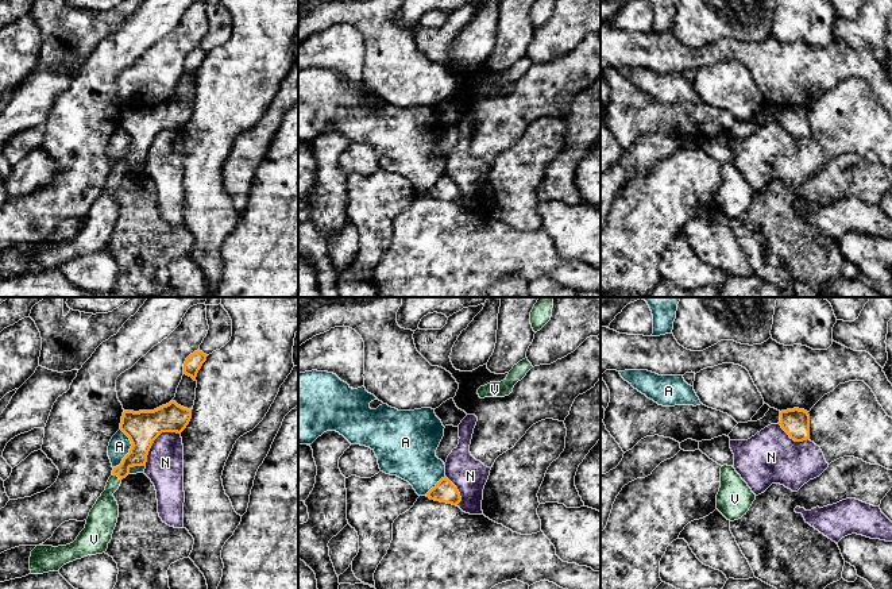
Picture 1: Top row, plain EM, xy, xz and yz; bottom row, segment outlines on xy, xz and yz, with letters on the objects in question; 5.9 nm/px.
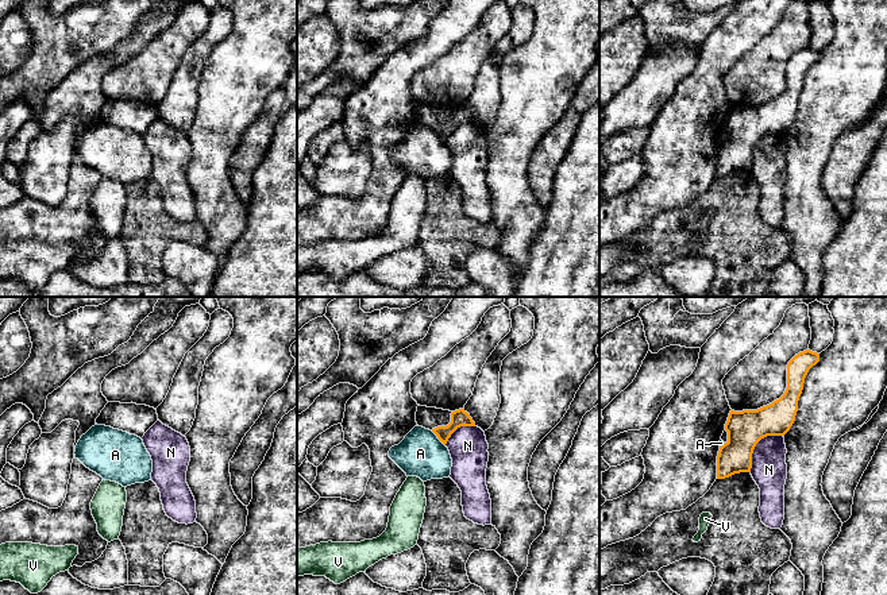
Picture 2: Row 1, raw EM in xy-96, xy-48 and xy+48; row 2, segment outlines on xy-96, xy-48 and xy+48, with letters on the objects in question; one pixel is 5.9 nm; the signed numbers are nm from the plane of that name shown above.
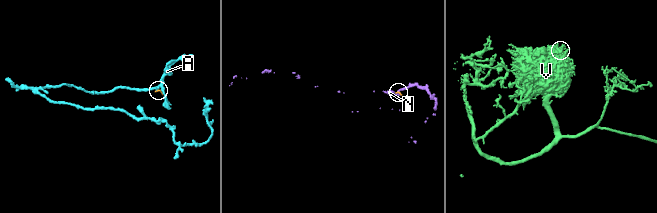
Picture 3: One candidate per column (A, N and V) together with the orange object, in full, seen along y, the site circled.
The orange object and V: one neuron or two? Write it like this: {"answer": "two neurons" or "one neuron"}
{"answer": "one neuron"}

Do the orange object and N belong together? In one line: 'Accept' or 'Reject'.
Reject

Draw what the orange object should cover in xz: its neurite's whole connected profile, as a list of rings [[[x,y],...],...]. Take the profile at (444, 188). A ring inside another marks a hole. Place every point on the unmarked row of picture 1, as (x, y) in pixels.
[[[441,176],[435,185],[432,185],[426,195],[435,199],[457,203],[462,199],[457,185],[447,176]]]

